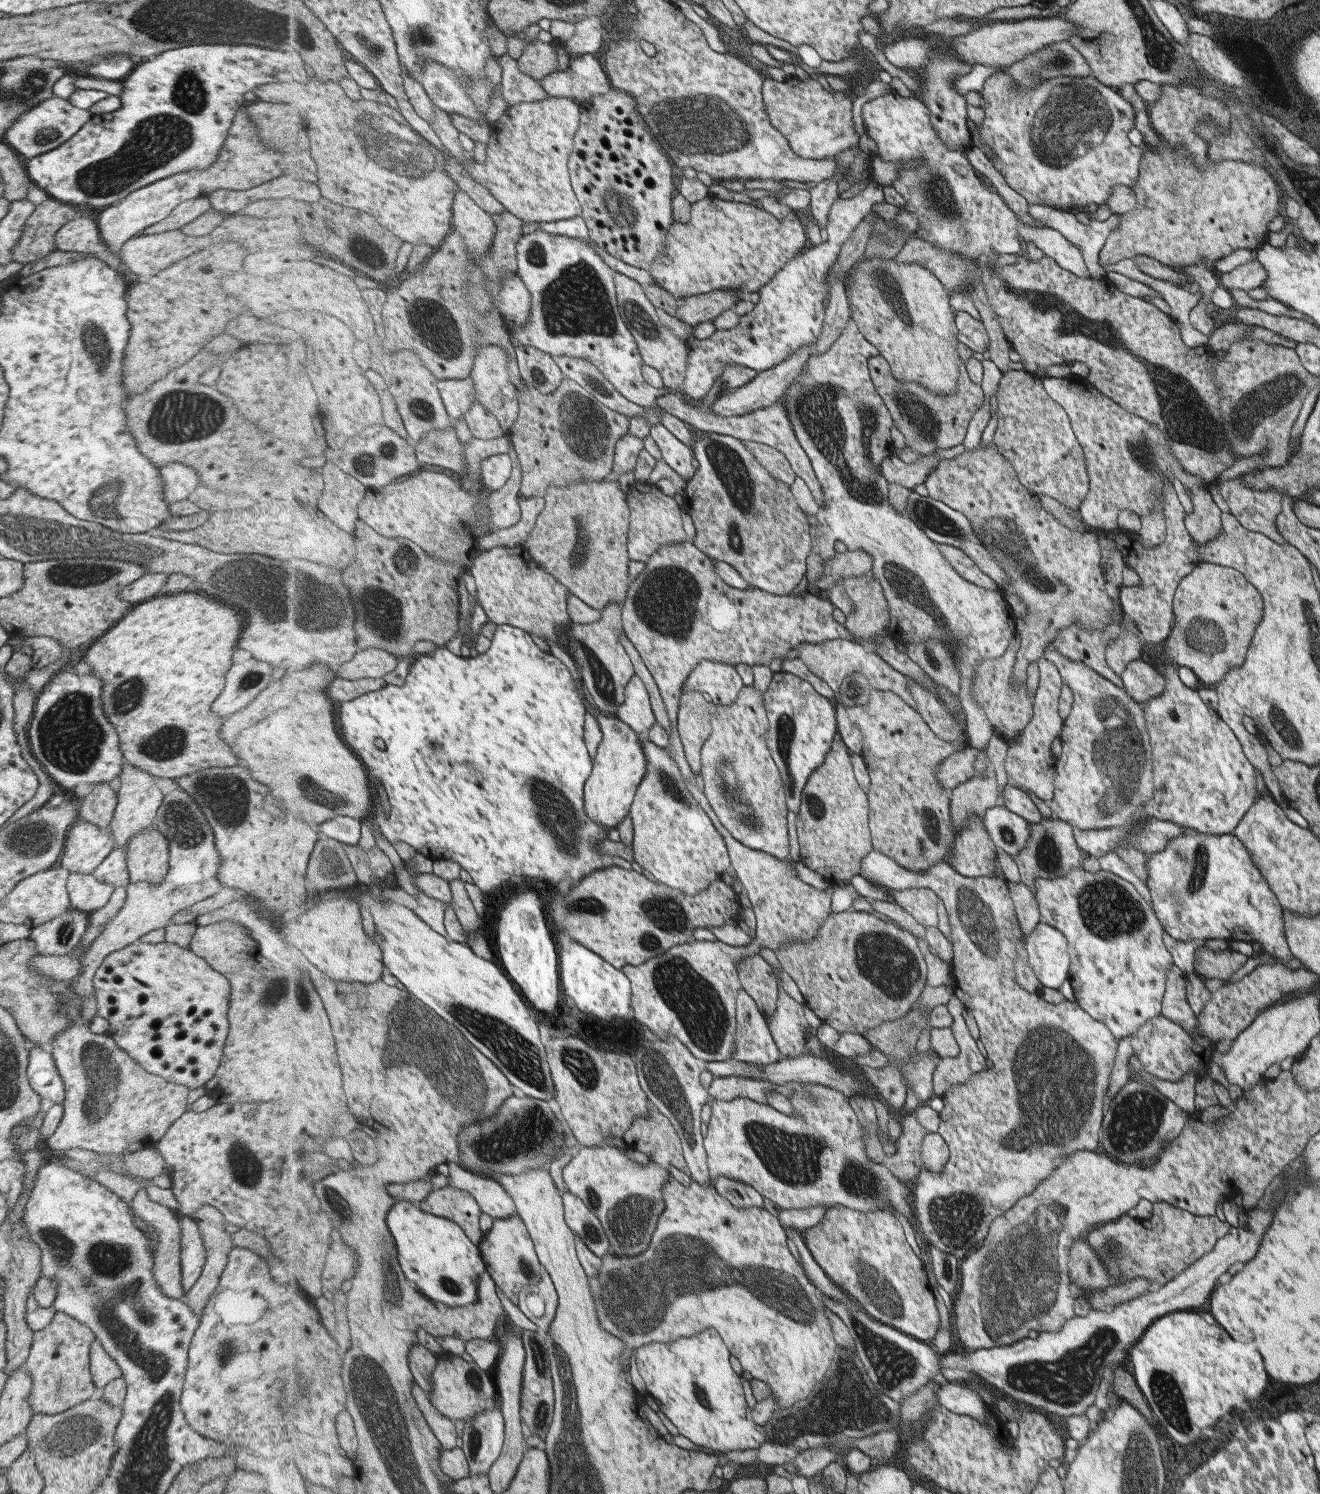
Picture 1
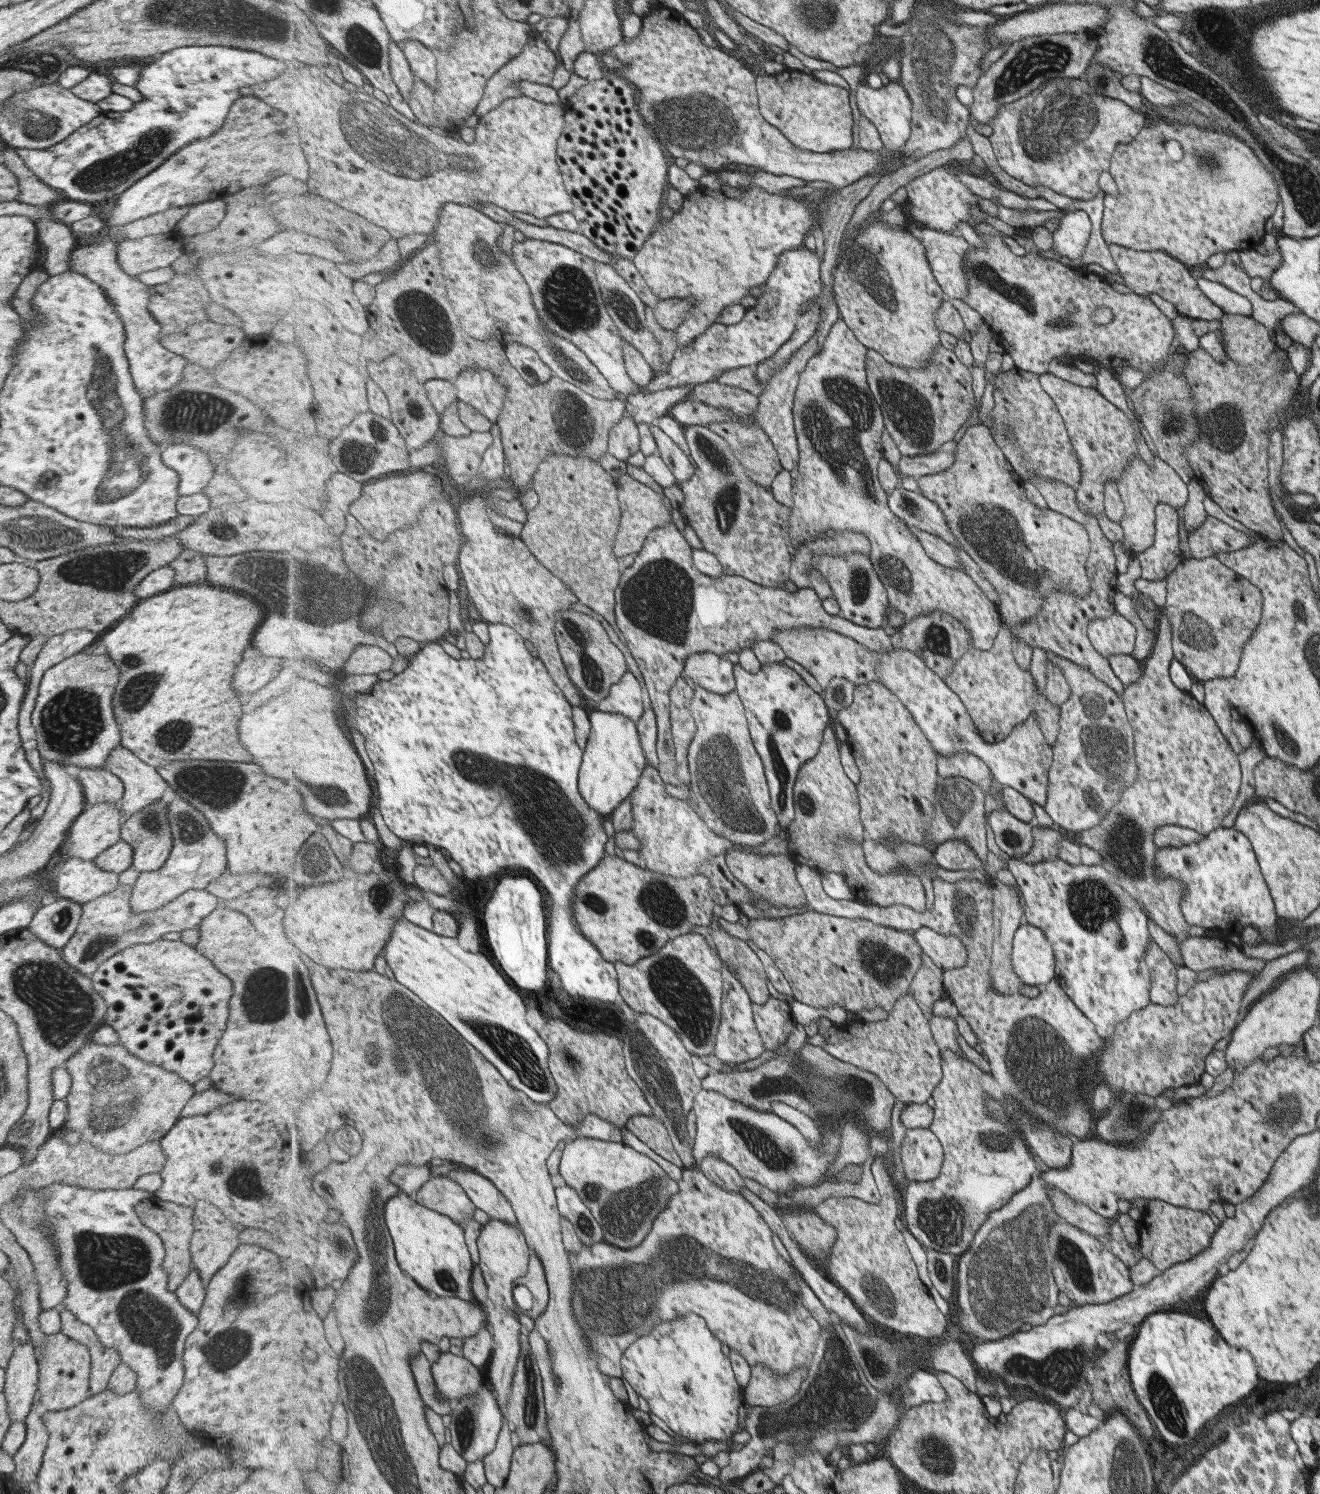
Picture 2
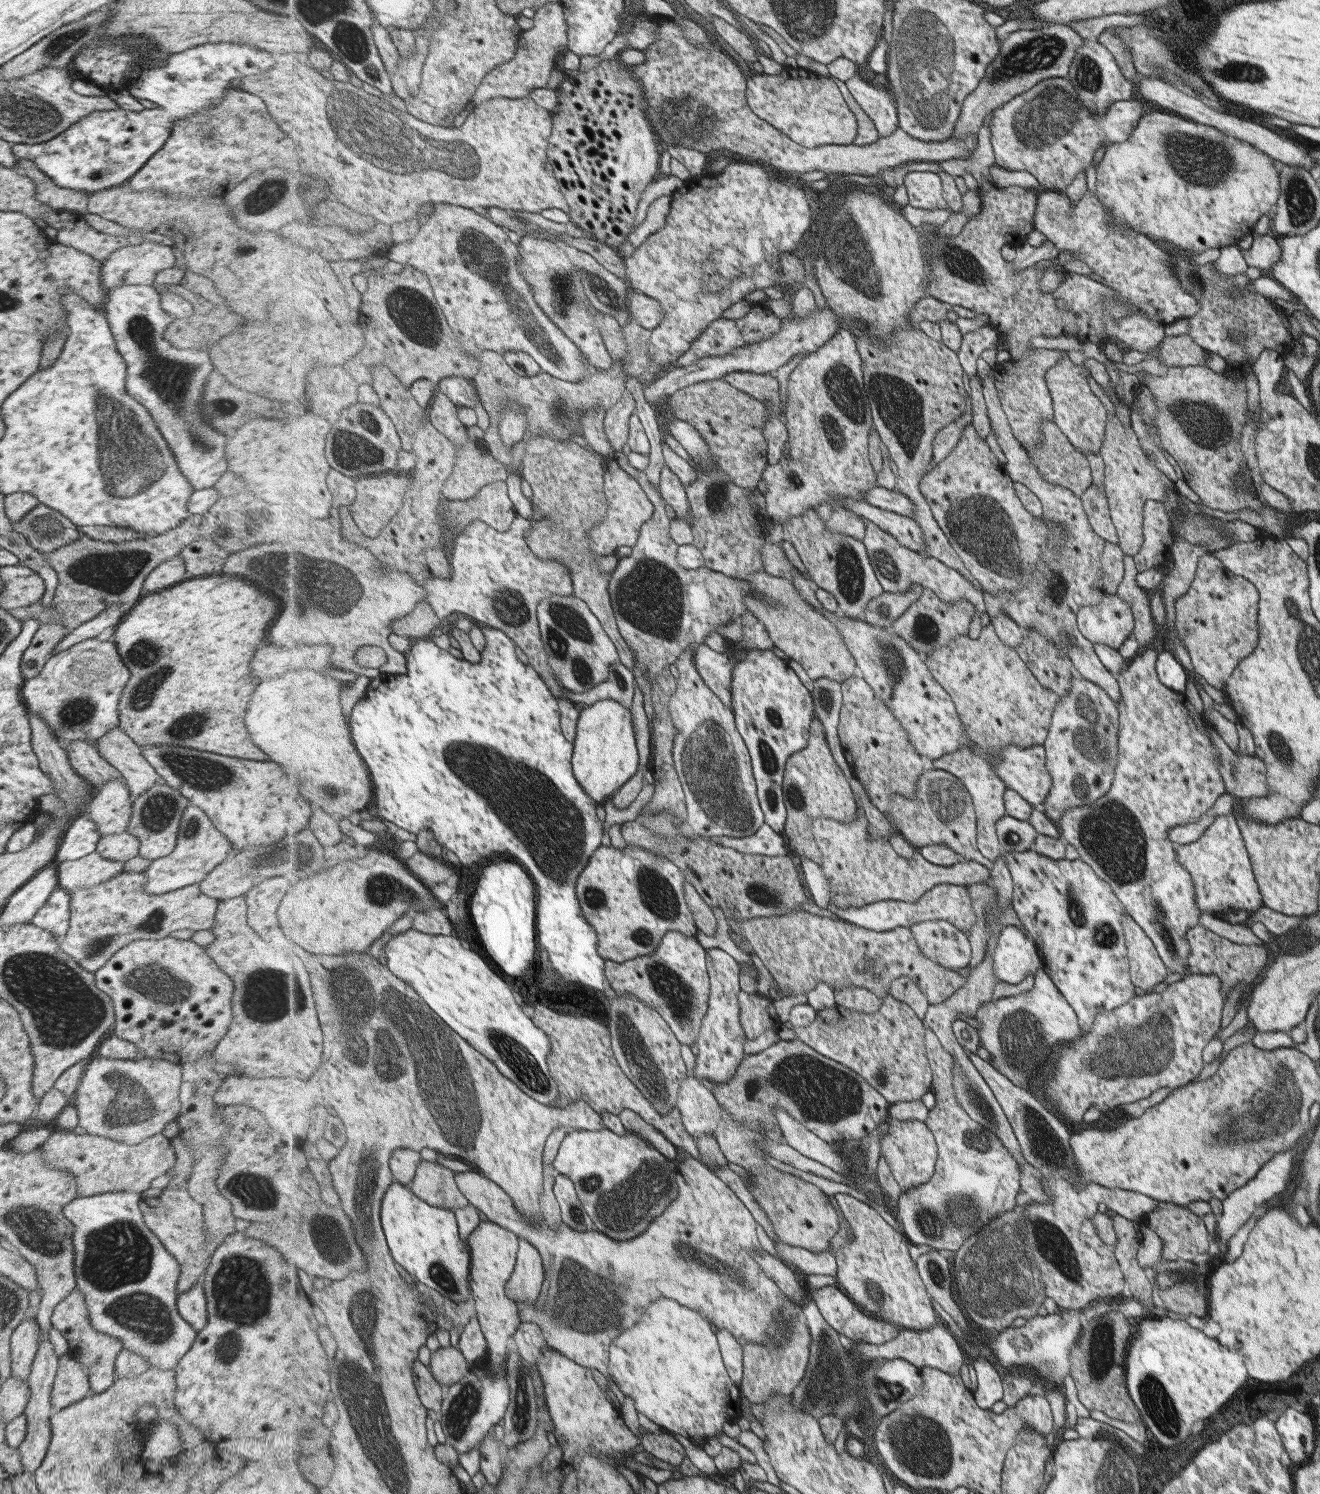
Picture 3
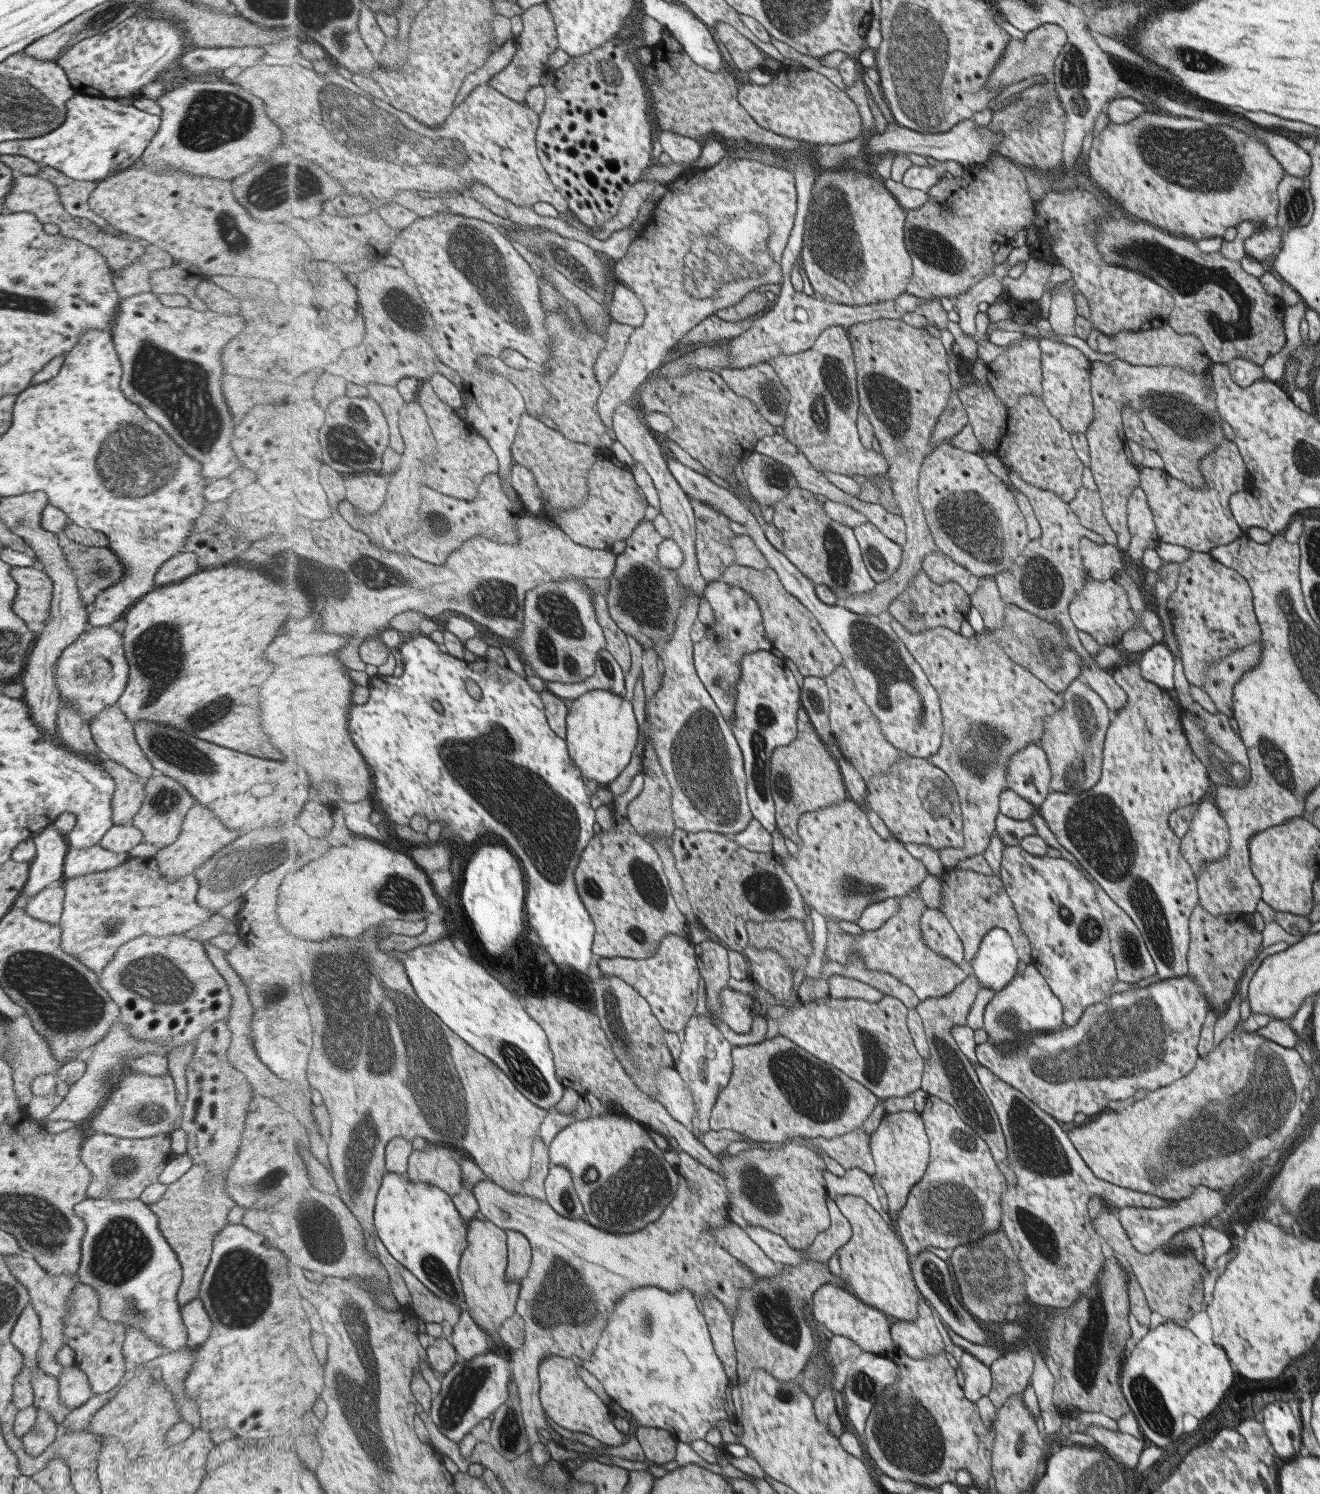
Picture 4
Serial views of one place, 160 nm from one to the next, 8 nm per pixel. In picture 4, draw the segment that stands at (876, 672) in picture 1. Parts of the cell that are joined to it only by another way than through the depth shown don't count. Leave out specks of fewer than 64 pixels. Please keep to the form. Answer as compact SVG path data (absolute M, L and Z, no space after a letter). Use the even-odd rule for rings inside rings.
M737 564L730 566L721 580L727 584L741 585L753 594L762 609L762 617L774 647L781 651L785 658L795 662L804 677L819 676L826 679L833 676L838 666L845 664L844 656L824 631L817 617L785 588L774 568L757 570Z

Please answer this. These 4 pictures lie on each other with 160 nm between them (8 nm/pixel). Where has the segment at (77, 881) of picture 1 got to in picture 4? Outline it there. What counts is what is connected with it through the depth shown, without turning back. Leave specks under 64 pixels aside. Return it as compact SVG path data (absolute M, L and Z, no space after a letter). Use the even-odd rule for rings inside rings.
M98 845L89 849L68 848L62 865L62 876L65 879L75 878L91 872L111 870L127 860L127 853L107 851Z

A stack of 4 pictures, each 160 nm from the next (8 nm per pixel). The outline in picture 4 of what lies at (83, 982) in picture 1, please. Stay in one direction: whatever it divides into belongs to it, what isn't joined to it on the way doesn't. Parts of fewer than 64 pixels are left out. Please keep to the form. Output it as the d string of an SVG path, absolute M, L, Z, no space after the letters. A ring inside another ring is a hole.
M195 802L185 813L177 838L171 845L157 851L154 860L157 863L158 873L167 880L179 880L188 874L193 875L196 868L202 866L211 855L223 846L227 846L229 842L233 842L235 838L237 838L237 834L231 830L229 832L223 830L223 824L219 820L215 820L210 808Z

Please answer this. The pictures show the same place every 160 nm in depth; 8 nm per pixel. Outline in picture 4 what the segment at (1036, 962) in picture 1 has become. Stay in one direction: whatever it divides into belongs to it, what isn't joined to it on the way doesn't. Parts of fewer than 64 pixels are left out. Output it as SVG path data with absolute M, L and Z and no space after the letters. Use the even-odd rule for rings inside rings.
M1002 928L986 932L971 960L971 975L978 978L981 987L994 992L1002 990L1014 978L1020 958L1011 936Z

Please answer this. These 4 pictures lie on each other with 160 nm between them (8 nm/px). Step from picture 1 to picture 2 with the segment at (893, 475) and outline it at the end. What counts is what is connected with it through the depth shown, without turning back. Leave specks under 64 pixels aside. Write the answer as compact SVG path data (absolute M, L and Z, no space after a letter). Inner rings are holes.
M950 440L937 452L921 454L919 456L905 456L899 464L893 467L894 472L901 476L911 476L916 480L930 474L937 474L951 468L956 444Z

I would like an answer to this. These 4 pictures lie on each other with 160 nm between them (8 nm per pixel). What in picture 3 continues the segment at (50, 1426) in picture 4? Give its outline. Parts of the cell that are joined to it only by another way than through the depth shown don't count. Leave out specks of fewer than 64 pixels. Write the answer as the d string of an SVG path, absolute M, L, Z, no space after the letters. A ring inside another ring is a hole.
M38 1332L38 1336L38 1349L33 1357L30 1373L26 1379L30 1392L23 1412L26 1418L26 1431L24 1439L16 1447L23 1471L31 1474L42 1463L50 1441L50 1424L48 1418L54 1412L54 1409L50 1405L50 1388L54 1381L59 1359L54 1353L53 1345L49 1340L41 1332Z

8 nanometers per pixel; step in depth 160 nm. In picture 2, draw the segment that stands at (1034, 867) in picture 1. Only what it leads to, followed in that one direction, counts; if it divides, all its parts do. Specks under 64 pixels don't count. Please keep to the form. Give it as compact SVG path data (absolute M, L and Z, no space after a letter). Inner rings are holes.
M1032 826L1032 846L1026 855L1016 859L1027 864L1057 859L1057 847L1063 840L1061 834L1054 828Z

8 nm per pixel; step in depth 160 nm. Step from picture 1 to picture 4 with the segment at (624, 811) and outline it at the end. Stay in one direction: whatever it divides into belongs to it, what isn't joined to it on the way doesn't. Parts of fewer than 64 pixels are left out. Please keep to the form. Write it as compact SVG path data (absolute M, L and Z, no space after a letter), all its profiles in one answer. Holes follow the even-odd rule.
M592 690L573 700L567 715L566 742L585 779L609 786L633 759L639 744L639 724L631 700L609 690Z

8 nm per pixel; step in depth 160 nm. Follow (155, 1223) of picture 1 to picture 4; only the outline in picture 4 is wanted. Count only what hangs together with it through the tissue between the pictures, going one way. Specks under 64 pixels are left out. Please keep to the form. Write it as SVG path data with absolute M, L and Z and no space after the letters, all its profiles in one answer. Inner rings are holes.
M192 1164L175 1182L166 1185L161 1200L149 1205L149 1211L159 1221L159 1233L171 1246L181 1268L182 1279L176 1292L179 1308L197 1298L199 1284L210 1260L209 1254L212 1254L213 1237L227 1224L223 1218L233 1206L224 1190L224 1178L229 1167L230 1164L218 1176L208 1176L206 1164Z

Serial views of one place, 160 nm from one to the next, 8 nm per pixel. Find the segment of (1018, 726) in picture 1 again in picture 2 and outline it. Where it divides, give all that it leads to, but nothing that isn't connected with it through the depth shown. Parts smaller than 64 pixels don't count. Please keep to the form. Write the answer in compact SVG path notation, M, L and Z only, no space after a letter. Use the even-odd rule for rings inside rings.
M1002 626L989 650L969 647L954 660L951 674L945 681L966 704L975 728L988 743L1001 742L1015 727L1026 723L1033 716L1045 742L1051 746L1057 739L1060 728L1060 708L1045 699L1043 692L1039 692L1039 687L1035 684L1034 676L1018 665L1011 650L1012 637L1010 630Z

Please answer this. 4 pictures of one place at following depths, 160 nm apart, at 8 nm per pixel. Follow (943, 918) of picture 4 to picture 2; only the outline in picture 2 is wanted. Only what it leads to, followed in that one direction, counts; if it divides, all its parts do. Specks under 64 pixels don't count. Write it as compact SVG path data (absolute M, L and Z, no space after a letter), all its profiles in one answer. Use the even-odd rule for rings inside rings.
M928 926L915 931L914 936L924 952L943 970L959 968L966 963L966 948L957 937L941 934Z

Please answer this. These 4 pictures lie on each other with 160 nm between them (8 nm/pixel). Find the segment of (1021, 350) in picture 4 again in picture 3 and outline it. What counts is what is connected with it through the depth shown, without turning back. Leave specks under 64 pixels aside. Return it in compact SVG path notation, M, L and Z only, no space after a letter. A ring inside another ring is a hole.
M1037 348L1032 349L1032 353L1026 358L995 363L991 368L993 385L1002 411L1005 413L1013 436L1024 448L1038 444L1042 440L1040 431L1042 420L1054 418L1052 400L1044 382L1044 375L1051 366L1057 364L1056 360L1060 360L1062 356L1066 356L1065 351Z

